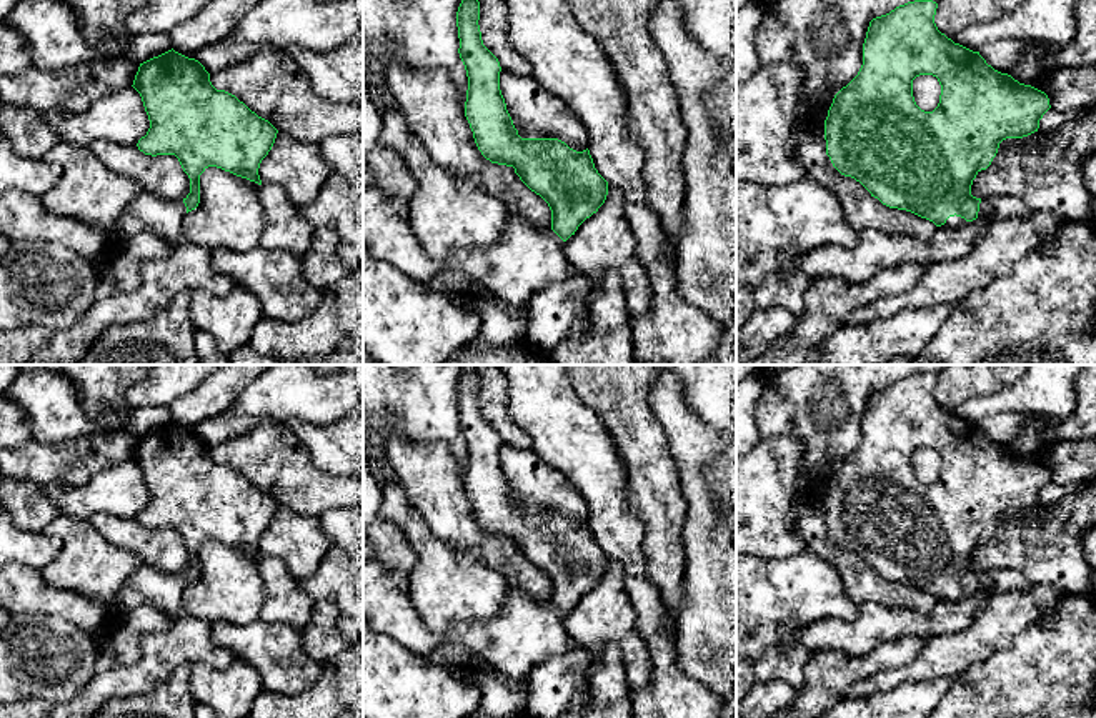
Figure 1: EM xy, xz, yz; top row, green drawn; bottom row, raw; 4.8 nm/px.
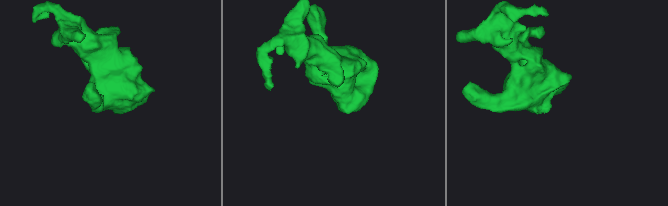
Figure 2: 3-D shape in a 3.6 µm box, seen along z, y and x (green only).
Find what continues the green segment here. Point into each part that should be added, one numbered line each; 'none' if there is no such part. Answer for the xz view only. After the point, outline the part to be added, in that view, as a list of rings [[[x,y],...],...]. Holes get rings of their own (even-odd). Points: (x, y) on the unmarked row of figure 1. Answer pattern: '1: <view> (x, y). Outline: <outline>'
1: xz (525, 633). Outline: [[[376,558],[363,565],[363,615],[368,623],[416,655],[426,655],[440,646],[465,646],[485,658],[493,668],[511,681],[526,680],[530,670],[550,656],[568,650],[571,640],[561,620],[563,613],[553,605],[531,600],[516,586],[508,586],[500,615],[480,623],[458,623],[445,633],[433,633],[415,610],[403,571],[388,571]]]

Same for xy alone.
1: xy (22, 590). Outline: [[[7,563],[0,565],[0,610],[7,610],[10,616],[57,615],[93,635],[112,610],[123,615],[138,606],[153,606],[168,616],[177,616],[182,613],[185,586],[183,573],[165,573],[142,565],[120,586],[115,601],[107,605],[98,598],[50,586],[40,570]]]

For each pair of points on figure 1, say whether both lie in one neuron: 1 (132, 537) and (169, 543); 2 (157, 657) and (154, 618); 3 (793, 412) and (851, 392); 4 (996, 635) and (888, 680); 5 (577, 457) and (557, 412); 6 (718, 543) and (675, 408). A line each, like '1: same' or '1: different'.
1: same
2: different
3: same
4: same
5: same
6: same

